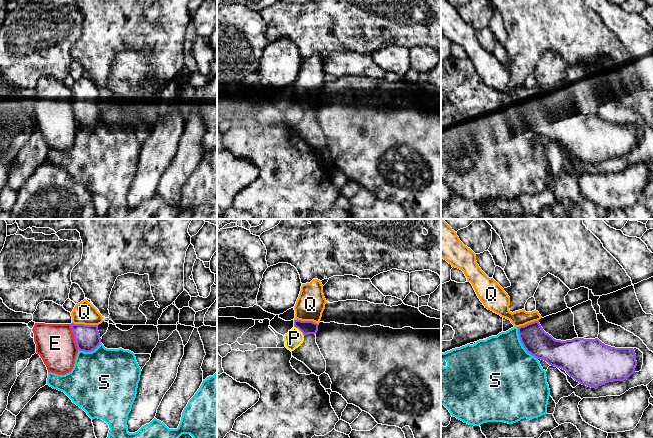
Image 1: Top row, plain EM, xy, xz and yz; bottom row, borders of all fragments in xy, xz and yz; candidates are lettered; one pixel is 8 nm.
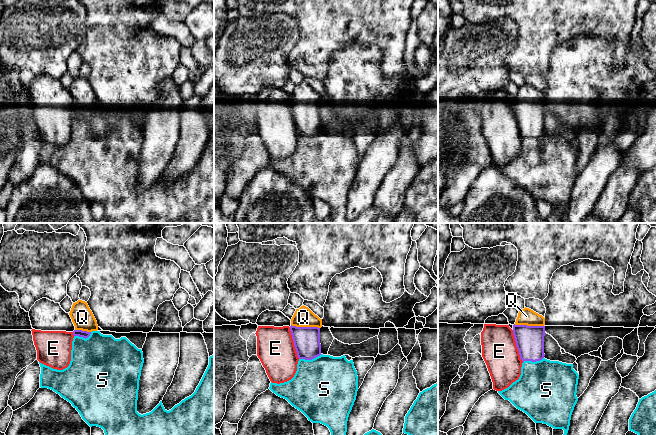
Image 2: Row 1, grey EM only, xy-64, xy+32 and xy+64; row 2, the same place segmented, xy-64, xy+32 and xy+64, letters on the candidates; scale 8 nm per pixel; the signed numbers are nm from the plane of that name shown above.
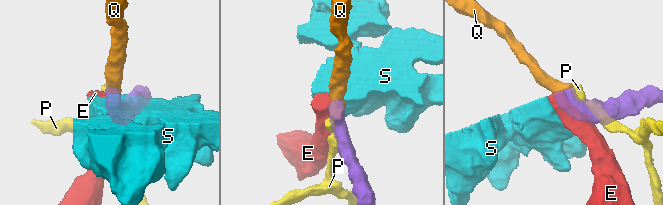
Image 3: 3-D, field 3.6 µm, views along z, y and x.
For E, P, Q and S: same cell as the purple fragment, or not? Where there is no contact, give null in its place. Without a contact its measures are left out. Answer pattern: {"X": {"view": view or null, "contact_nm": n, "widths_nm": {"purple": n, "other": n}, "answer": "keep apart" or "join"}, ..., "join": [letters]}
{"E": {"view": "xy", "contact_nm": 220, "widths_nm": {"purple": 200, "other": 320}, "answer": "keep apart"}, "P": {"view": "xz", "contact_nm": 120, "widths_nm": {"purple": 110, "other": 150}, "answer": "keep apart"}, "Q": {"view": "xy", "contact_nm": 200, "widths_nm": {"purple": 200, "other": 180}, "answer": "join"}, "S": {"view": "yz", "contact_nm": 300, "widths_nm": {"purple": 220, "other": 480}, "answer": "keep apart"}, "join": ["Q"]}

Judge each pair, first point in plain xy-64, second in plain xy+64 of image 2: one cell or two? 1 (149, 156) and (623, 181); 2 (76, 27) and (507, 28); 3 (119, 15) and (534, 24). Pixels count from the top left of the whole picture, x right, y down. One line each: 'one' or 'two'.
1: two
2: one
3: one

